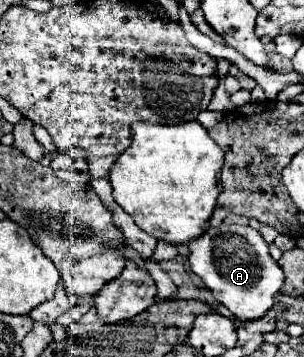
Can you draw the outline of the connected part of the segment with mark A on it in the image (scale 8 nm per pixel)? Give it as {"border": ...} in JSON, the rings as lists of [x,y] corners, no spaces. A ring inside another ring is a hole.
{"border":[[[222,224],[220,228],[206,228],[200,238],[190,240],[186,246],[190,250],[188,262],[192,272],[206,284],[216,302],[232,312],[236,326],[262,318],[274,306],[274,296],[284,284],[284,274],[258,230]]]}

